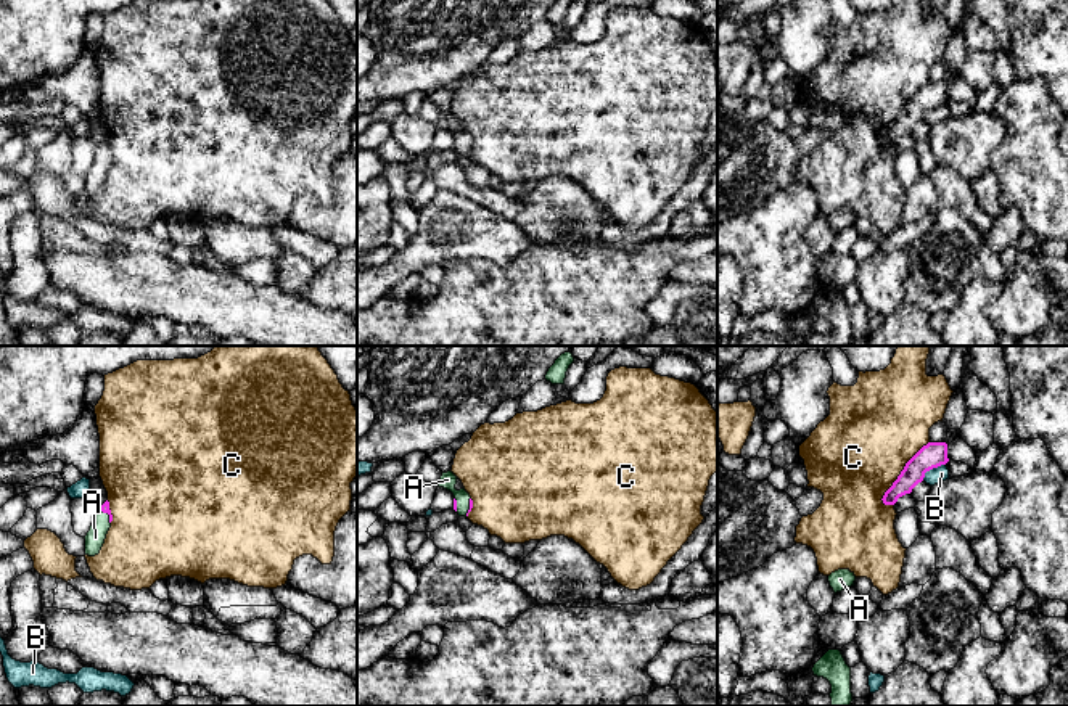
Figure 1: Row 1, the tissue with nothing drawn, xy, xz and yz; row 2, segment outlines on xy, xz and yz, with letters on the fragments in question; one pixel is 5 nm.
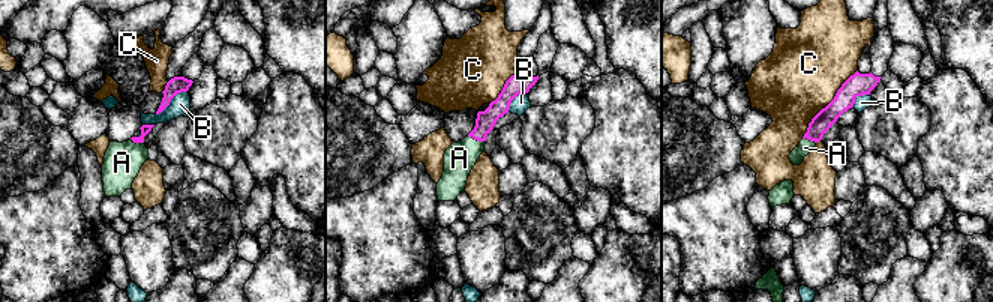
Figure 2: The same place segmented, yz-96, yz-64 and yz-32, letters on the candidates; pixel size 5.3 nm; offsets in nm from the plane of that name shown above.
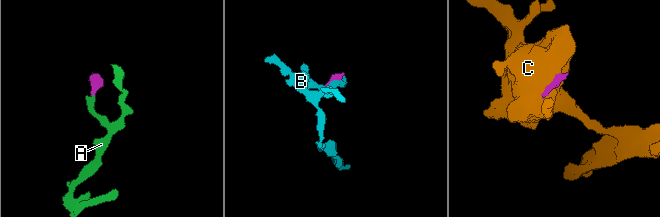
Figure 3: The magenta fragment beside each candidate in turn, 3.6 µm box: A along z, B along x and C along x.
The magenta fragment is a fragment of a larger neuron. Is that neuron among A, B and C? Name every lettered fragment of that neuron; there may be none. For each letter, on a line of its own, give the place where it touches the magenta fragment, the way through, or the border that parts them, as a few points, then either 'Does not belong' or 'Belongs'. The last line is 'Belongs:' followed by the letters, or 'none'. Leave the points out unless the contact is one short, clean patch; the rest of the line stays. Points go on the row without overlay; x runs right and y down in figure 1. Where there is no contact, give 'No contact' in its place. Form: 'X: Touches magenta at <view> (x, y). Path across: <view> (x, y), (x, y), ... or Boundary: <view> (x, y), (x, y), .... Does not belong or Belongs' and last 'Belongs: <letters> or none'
A: Touches magenta at xy (106, 151). Path across: xy (105, 147), (106, 151), (95, 177). Belongs
B: Touches magenta at yz (932, 108). Boundary: yz (944, 103), (930, 108), (922, 119). Does not belong
C: Touches magenta at yz (901, 113). Does not belong
Belongs: A

